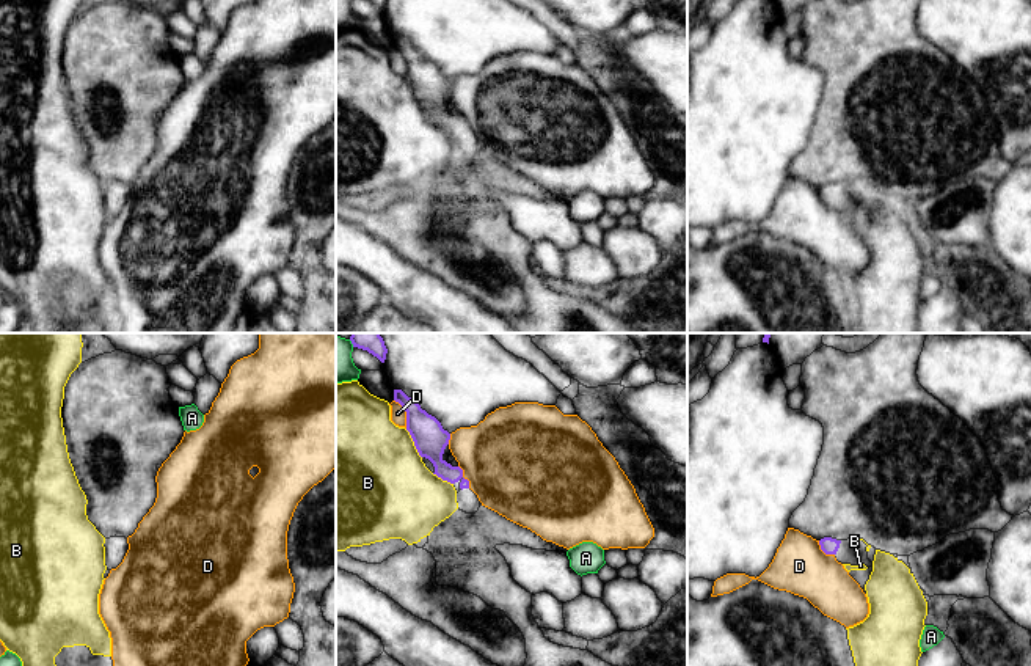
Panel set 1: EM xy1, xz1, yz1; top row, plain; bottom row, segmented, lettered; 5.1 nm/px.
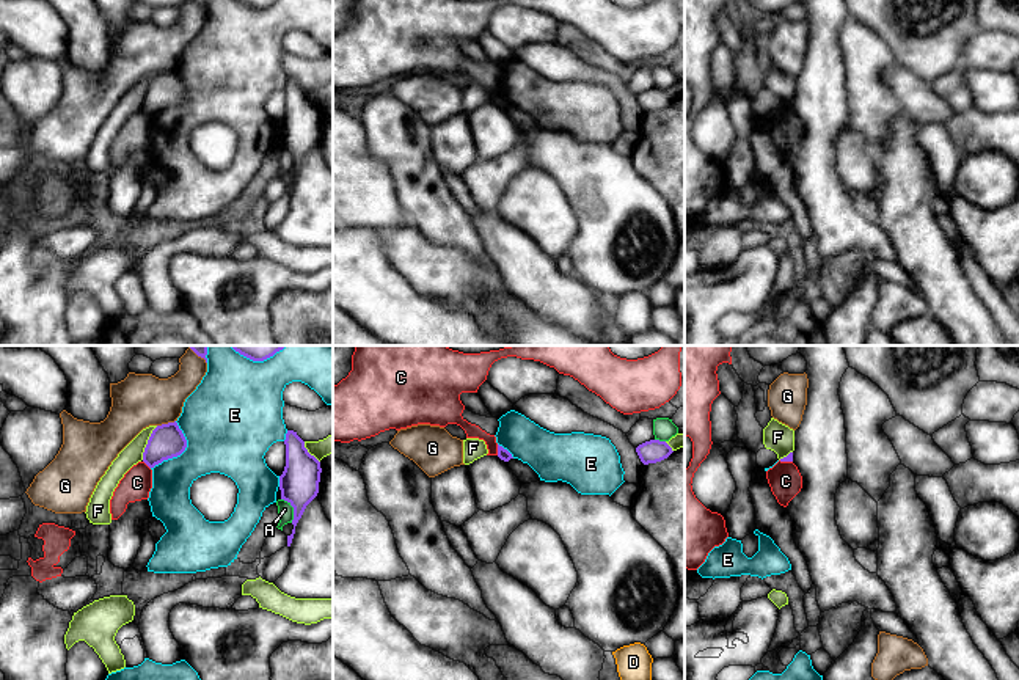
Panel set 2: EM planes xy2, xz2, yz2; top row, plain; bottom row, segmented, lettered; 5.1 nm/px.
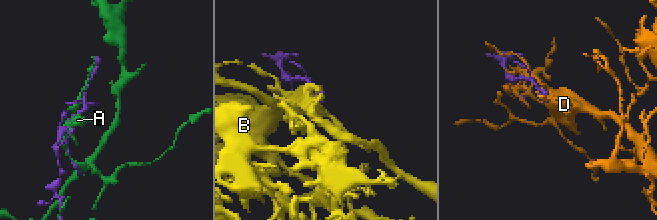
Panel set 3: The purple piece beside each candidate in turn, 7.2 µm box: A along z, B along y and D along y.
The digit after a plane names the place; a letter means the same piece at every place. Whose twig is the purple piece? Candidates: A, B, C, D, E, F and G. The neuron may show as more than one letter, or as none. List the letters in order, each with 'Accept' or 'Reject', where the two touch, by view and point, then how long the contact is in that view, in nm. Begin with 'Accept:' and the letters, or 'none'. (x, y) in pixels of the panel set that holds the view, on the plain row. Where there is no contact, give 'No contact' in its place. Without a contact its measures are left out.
Accept: none
A: Reject. Touches purple at xy2 (294, 157). Shared border 140 nm
B: Reject. Touches purple at xz1 (415, 91). Shared border 170 nm
C: Reject. Touches purple at xz2 (498, 98). Shared border 60 nm
D: Reject. Touches purple at xz1 (407, 62). Shared border 170 nm
E: Reject. Touches purple at xy2 (181, 101). Shared border 280 nm
F: Reject. Touches purple at xy2 (148, 91). Shared border 190 nm
G: Reject. Touches purple at xy2 (165, 73). Shared border 100 nm

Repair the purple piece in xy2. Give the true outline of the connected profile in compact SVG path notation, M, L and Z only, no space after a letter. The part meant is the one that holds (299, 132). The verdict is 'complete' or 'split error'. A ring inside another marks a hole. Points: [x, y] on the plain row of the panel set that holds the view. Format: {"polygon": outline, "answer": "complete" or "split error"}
{"polygon": "M287 79L284 93L286 93L286 115L284 115L283 122L279 124L279 138L281 138L281 148L287 149L294 155L294 168L292 168L294 177L292 177L292 182L287 184L287 195L290 195L298 168L301 166L306 154L319 141L319 130L320 130L322 116L320 116L320 110L308 101L308 97L305 96L305 90L297 83L297 80Z", "answer": "complete"}

